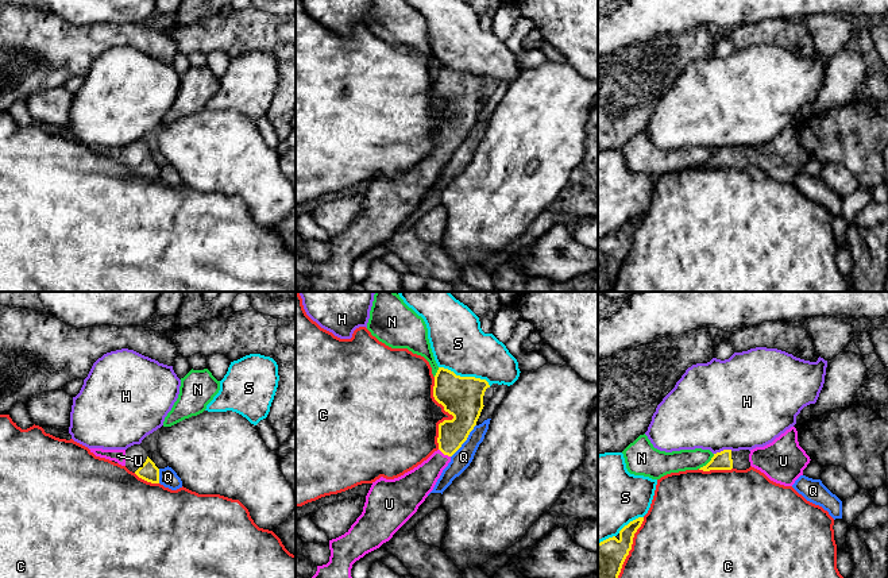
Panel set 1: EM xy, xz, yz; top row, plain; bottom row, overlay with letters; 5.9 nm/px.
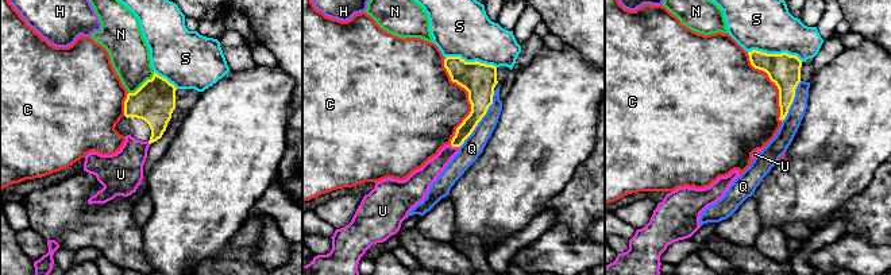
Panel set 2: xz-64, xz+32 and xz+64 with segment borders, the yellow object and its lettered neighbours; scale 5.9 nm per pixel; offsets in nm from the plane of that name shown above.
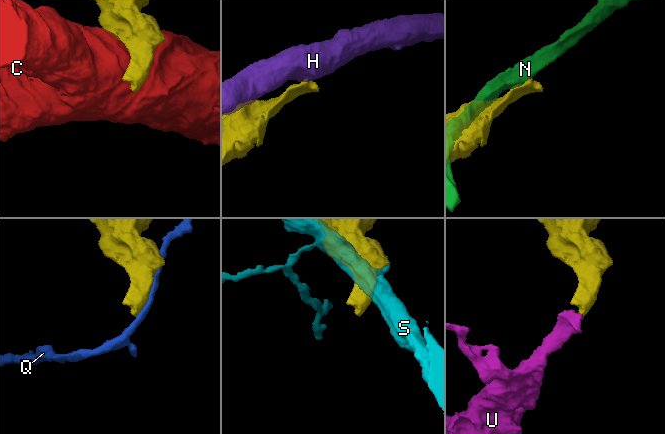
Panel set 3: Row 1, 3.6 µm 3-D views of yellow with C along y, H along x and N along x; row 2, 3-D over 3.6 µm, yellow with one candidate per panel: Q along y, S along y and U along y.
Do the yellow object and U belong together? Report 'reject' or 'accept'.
accept

